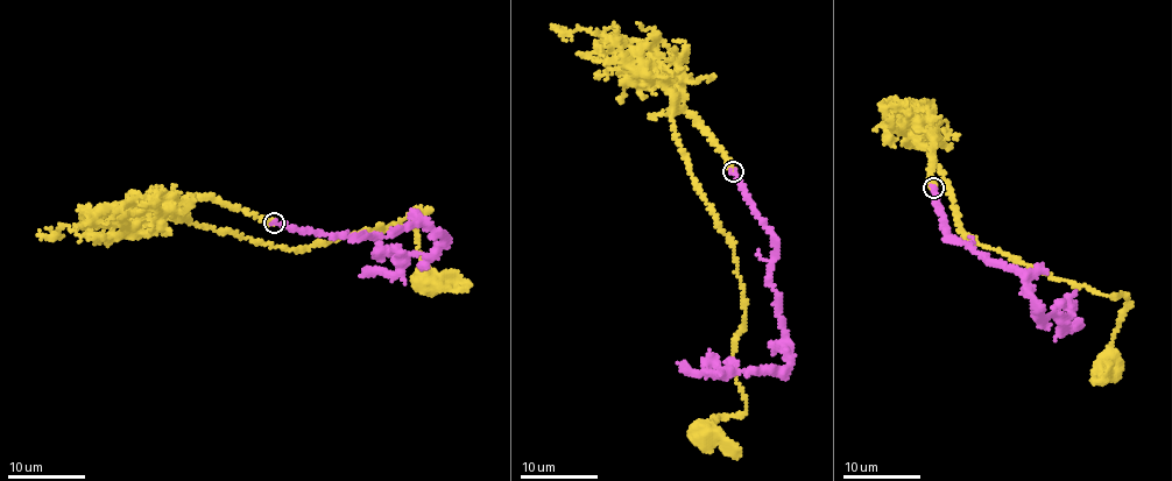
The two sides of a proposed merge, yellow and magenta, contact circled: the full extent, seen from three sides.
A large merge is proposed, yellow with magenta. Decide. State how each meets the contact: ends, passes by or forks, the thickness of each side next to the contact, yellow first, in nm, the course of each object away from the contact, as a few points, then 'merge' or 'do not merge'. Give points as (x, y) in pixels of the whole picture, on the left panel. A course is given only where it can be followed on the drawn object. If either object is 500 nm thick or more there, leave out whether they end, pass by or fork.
yellow ends there; magenta ends there; 300 nm thick on the yellow side, 280 nm on the other; yellow runs (275, 223), (202, 197), (183, 209), (191, 221), (294, 249), (382, 230), (430, 210), (412, 213), (426, 281); magenta runs (275, 223), (352, 237), (418, 223), (443, 238), (431, 255), (411, 253), (397, 270), (361, 275); merge

